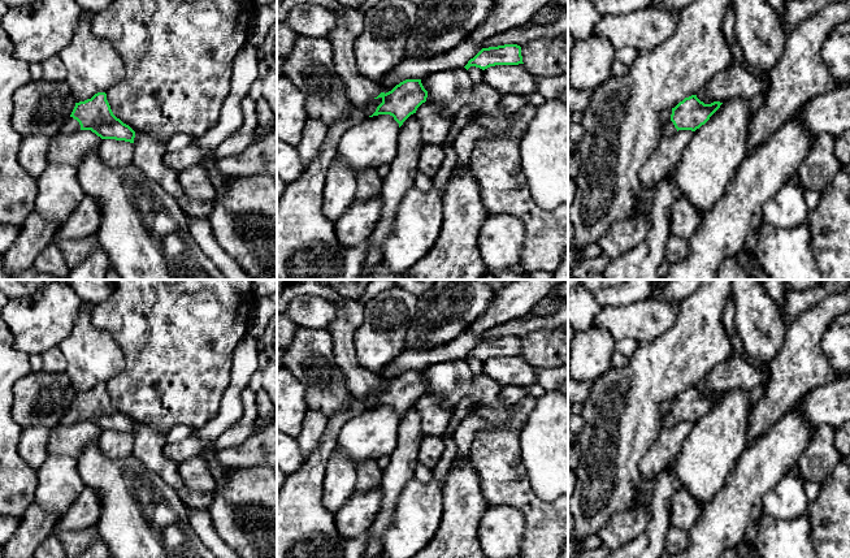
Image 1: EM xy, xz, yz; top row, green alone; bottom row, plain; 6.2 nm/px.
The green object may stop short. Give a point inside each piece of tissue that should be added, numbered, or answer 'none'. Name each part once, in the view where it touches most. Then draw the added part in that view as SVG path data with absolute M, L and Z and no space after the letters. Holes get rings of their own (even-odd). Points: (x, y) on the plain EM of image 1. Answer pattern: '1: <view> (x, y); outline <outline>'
1: xy (70, 416); outline M68 408L60 421L61 425L74 425L81 421L81 416L73 408Z

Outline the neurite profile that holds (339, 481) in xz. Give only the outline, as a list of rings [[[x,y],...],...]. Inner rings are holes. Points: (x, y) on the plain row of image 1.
[[[335,447],[329,458],[322,483],[324,505],[335,514],[356,492],[356,467],[351,459]]]

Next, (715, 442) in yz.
[[[730,389],[697,420],[672,462],[675,475],[702,506],[711,501],[747,446],[750,390]]]

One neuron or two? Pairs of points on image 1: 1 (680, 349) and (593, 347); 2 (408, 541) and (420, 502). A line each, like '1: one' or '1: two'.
1: two
2: one

